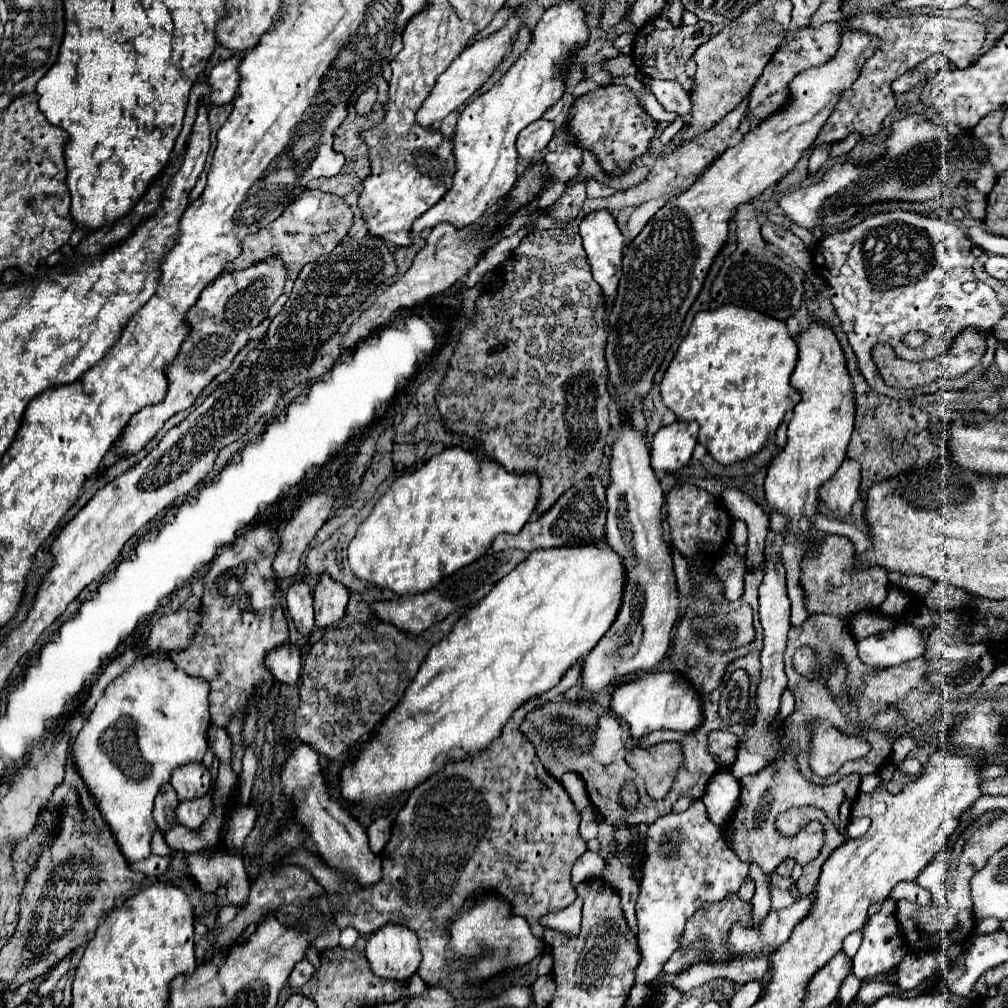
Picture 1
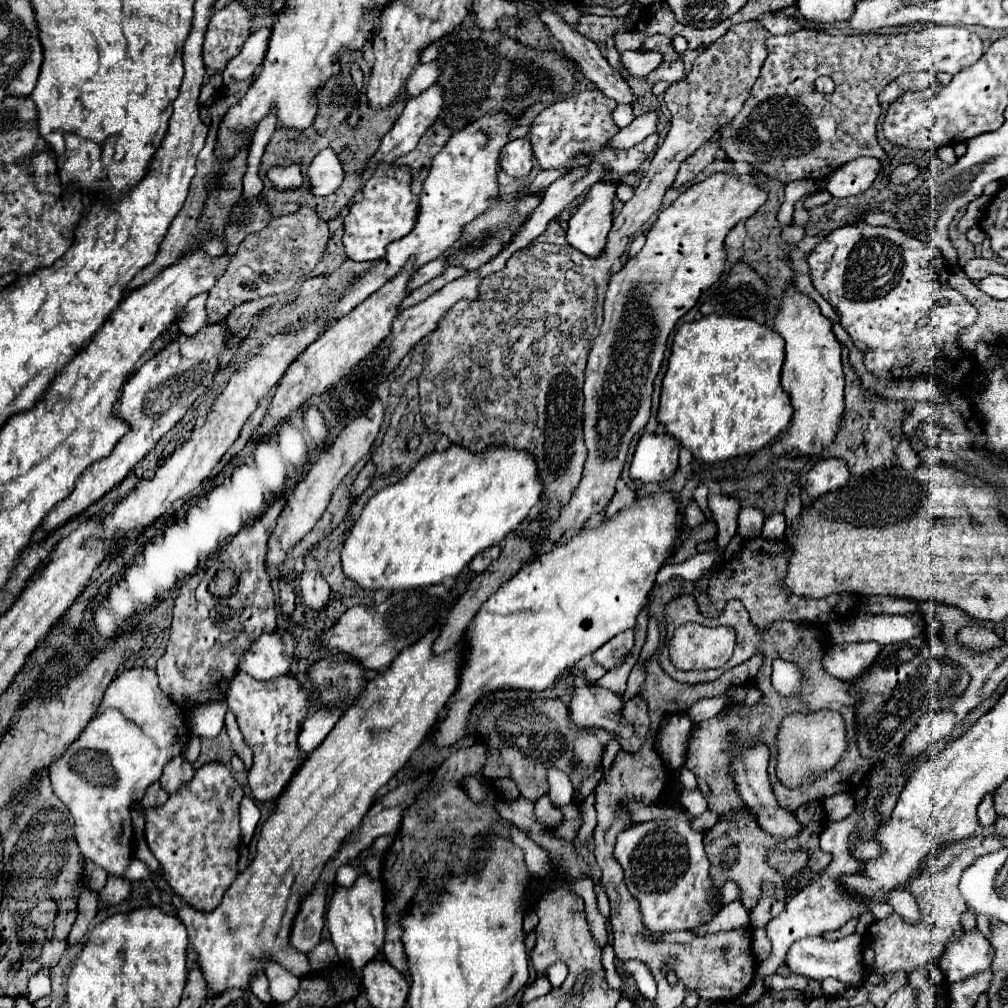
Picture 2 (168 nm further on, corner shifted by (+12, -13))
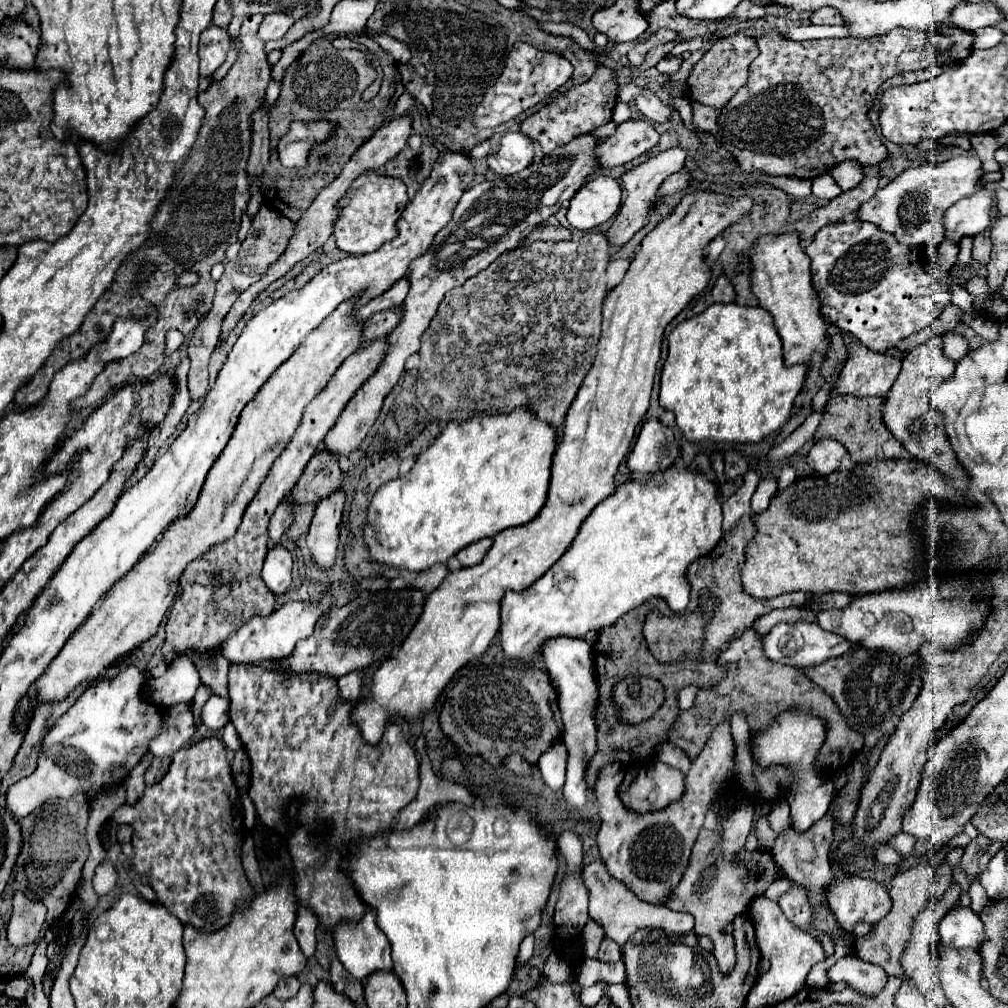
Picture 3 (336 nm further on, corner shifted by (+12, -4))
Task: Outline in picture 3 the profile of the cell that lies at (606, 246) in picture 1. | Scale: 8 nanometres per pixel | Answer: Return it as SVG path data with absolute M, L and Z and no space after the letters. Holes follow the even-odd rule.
M598 175L586 181L570 199L568 221L574 229L588 231L606 223L620 209L622 189L610 175Z

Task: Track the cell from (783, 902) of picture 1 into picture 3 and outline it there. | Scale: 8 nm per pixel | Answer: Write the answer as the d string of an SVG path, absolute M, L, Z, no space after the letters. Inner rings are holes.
M724 721L720 727L714 729L700 757L692 761L692 767L686 775L684 795L664 809L650 813L634 813L626 809L614 795L614 789L618 787L618 777L624 777L624 767L620 763L606 765L602 769L594 789L602 817L602 827L596 835L596 843L608 871L616 879L620 879L636 897L652 905L664 905L664 901L670 899L672 889L680 883L688 867L692 845L704 823L708 805L716 797L716 781L726 781L728 775L732 777L734 757L736 753L730 735L730 723Z

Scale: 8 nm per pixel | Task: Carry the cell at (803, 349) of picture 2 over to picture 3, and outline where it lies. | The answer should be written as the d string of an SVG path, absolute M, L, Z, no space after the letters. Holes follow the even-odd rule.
M788 233L788 235L764 237L764 239L756 241L756 249L752 251L752 263L754 263L752 291L758 297L760 307L766 309L774 317L774 323L778 327L778 333L780 333L782 345L784 345L784 365L792 367L792 365L800 363L800 365L810 367L814 353L818 353L822 359L826 359L828 347L830 347L830 335L826 331L828 323L820 315L820 299L812 287L812 281L810 281L810 261L808 261L806 253L800 249L798 235Z

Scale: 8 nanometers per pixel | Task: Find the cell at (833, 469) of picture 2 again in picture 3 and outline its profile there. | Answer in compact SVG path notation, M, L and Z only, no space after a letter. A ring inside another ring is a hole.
M822 439L822 441L814 443L814 447L810 449L808 465L818 475L826 475L826 473L836 471L846 455L848 453L846 453L844 445L840 445L838 441L832 441L832 439Z

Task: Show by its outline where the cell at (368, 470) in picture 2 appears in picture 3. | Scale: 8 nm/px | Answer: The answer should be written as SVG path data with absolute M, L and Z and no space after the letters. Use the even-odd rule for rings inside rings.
M318 451L292 489L292 497L296 497L296 503L318 503L338 491L344 485L344 477L346 473L338 467L334 457Z

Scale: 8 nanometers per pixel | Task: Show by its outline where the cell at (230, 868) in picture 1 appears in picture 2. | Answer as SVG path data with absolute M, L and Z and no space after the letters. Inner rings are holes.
M276 962L266 964L266 978L270 982L270 994L278 1004L292 1000L300 988L300 978L296 978L292 972L284 970Z

